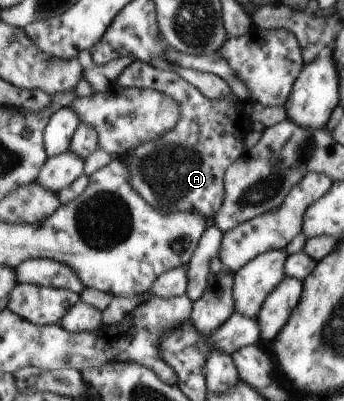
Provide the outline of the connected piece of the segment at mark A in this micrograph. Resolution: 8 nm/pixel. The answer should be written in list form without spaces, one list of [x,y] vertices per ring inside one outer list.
[[[132,61],[130,65],[127,65],[120,74],[119,80],[121,84],[154,87],[158,91],[176,98],[180,104],[179,120],[171,130],[155,140],[139,144],[125,156],[117,157],[122,158],[129,169],[130,185],[154,209],[161,210],[165,214],[181,210],[183,213],[198,212],[205,219],[214,218],[214,214],[221,208],[225,194],[225,171],[245,152],[244,140],[251,130],[252,120],[242,108],[242,101],[239,100],[239,105],[237,105],[238,98],[235,95],[229,95],[222,99],[207,98],[175,71],[161,70],[141,61]]]

